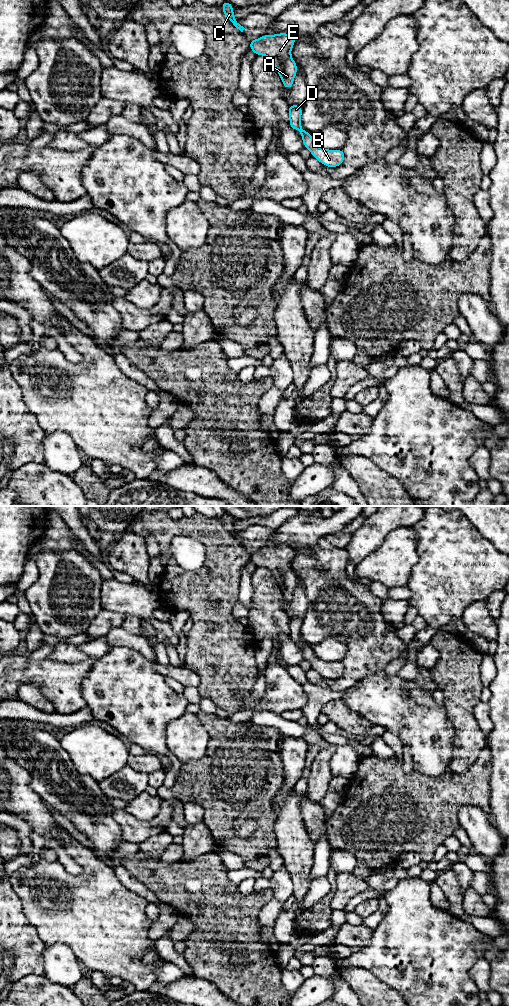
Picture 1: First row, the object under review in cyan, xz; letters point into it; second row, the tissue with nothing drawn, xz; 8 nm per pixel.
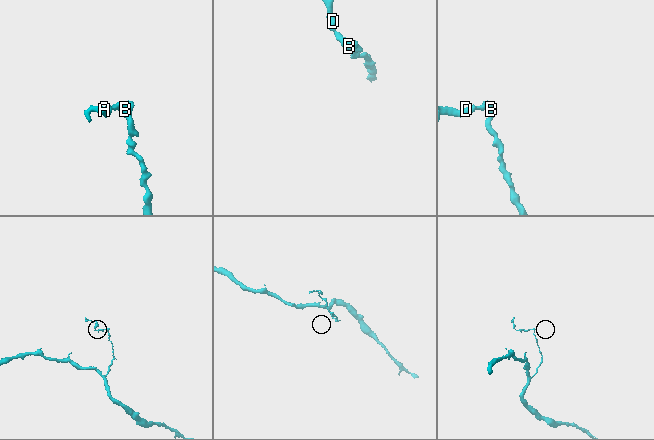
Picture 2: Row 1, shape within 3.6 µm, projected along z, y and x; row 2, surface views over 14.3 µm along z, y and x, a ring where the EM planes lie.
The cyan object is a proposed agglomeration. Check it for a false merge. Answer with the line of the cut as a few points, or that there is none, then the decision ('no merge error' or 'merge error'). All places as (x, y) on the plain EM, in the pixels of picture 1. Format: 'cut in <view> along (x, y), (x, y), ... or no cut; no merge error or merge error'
no cut; no merge error

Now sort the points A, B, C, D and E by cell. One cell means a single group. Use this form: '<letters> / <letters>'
A B C D E

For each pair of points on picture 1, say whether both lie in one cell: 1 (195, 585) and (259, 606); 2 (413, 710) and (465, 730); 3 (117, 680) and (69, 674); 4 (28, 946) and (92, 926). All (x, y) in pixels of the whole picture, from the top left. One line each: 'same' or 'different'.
1: different
2: different
3: different
4: different

